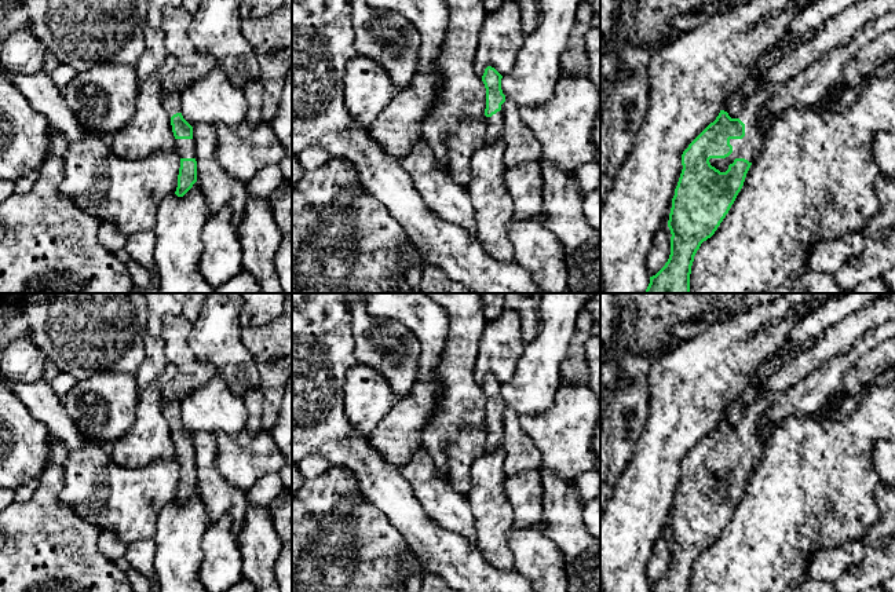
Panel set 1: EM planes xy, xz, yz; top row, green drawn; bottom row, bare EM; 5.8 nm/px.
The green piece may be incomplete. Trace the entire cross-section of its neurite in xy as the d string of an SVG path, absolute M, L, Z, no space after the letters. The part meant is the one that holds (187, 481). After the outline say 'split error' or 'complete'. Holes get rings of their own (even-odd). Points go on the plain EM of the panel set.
M179 399L162 405L162 414L171 425L172 441L175 445L175 460L180 465L175 503L183 505L197 490L197 469L193 465L193 435L182 424Z | split error

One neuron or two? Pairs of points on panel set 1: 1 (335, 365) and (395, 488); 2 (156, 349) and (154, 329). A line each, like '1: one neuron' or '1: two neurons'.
1: one neuron
2: two neurons

